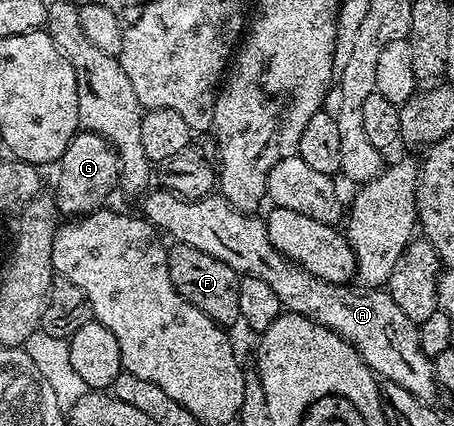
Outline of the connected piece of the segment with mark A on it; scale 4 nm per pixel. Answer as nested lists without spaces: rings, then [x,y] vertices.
[[[152,188],[143,195],[142,201],[144,201],[143,217],[147,218],[157,231],[164,233],[165,230],[172,237],[173,243],[198,248],[198,252],[206,252],[210,256],[222,260],[222,264],[234,268],[241,276],[246,274],[258,276],[258,280],[263,280],[278,295],[281,307],[287,313],[301,314],[317,322],[319,326],[330,328],[335,334],[341,334],[360,353],[362,360],[371,368],[372,373],[383,379],[385,383],[387,383],[386,381],[393,382],[391,384],[393,387],[411,390],[420,401],[429,404],[435,403],[438,387],[432,359],[422,350],[422,344],[419,342],[420,326],[412,322],[410,316],[406,316],[406,312],[402,312],[402,308],[398,308],[398,304],[394,304],[387,289],[355,288],[356,290],[351,290],[353,288],[351,285],[327,282],[306,272],[299,264],[291,262],[285,254],[278,252],[274,248],[274,244],[270,244],[268,227],[263,217],[253,216],[243,210],[235,210],[222,196],[185,200],[177,198],[169,190]]]

